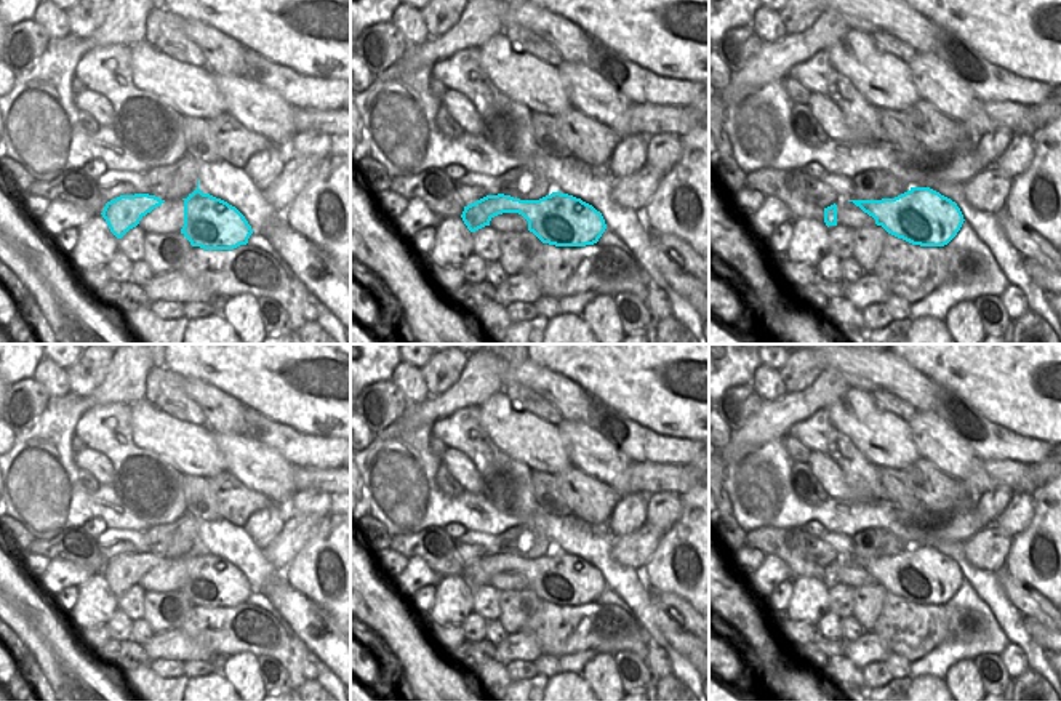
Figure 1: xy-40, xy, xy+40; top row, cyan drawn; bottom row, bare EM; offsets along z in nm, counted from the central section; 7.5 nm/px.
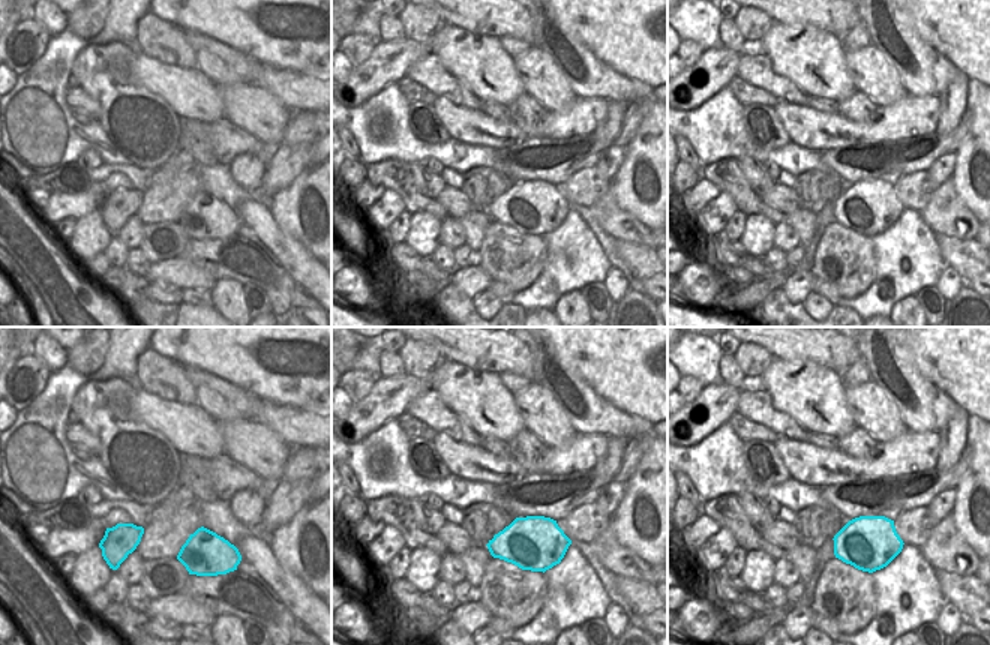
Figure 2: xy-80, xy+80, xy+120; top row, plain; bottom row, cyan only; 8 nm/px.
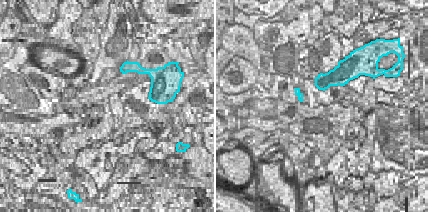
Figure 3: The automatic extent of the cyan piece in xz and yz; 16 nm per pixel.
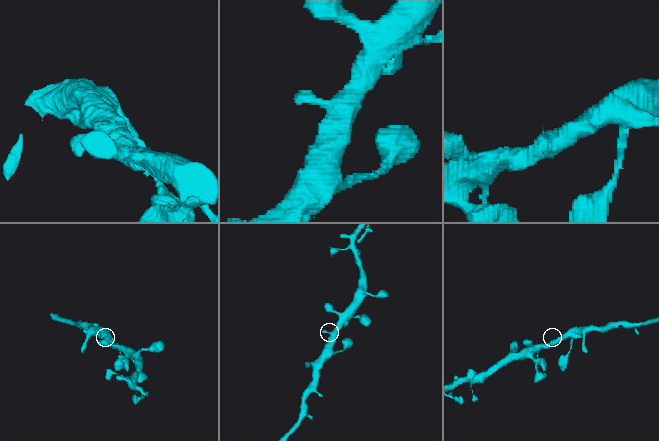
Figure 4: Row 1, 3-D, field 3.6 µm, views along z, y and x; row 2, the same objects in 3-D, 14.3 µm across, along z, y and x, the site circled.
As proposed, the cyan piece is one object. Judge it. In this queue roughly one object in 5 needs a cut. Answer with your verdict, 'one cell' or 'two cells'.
one cell

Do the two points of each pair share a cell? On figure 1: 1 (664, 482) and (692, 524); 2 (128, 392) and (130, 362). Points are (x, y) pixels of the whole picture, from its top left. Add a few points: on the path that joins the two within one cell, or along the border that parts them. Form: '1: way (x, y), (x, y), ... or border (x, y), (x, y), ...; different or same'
1: border (692, 487), (682, 495); different
2: way (128, 384), (128, 370); same

